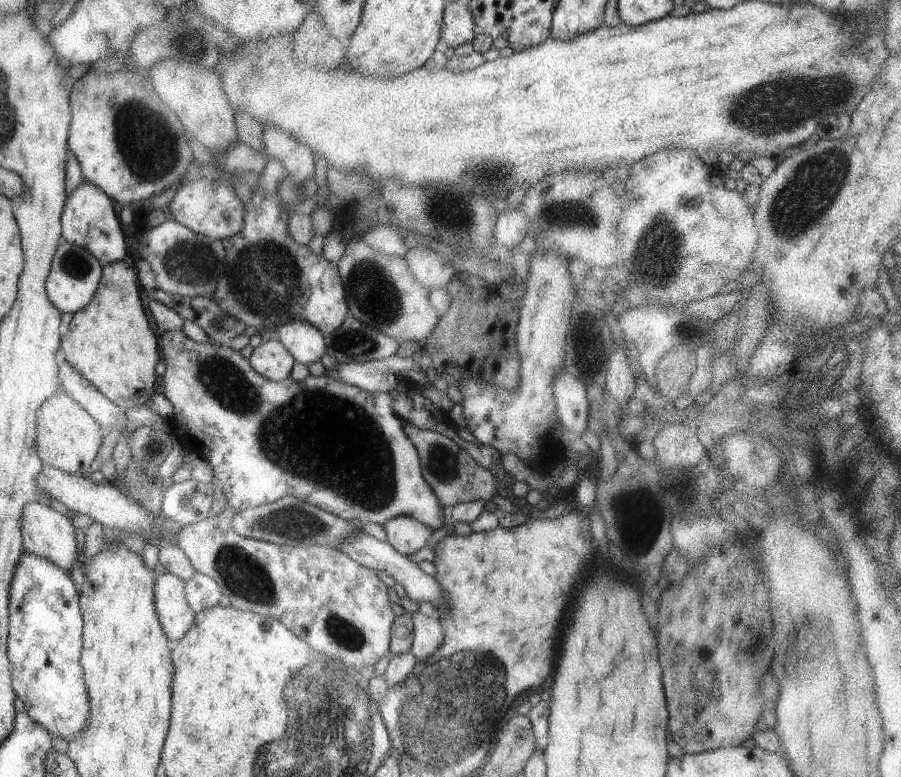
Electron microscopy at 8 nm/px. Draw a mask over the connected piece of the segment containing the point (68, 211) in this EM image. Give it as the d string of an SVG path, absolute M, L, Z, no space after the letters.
M84 180L67 196L61 217L61 238L62 241L88 250L104 267L126 258L126 238L121 225L117 205L98 186Z

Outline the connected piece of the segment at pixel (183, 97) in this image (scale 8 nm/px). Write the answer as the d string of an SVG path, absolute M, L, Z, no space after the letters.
M164 58L148 71L156 95L180 120L188 136L195 137L214 155L229 150L237 140L236 112L231 108L222 82L216 72L191 63Z

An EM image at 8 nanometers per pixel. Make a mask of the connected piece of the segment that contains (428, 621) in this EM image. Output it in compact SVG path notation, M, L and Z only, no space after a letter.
M420 610L412 614L414 624L411 652L417 660L426 660L444 642L444 630L436 616L428 616Z

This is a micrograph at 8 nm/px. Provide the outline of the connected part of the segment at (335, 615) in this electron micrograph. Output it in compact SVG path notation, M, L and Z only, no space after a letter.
M223 513L221 516L209 515L200 522L186 524L178 534L177 544L190 558L197 572L215 580L222 595L230 599L233 608L274 618L320 654L358 669L376 663L388 650L396 615L392 610L388 586L374 570L357 564L348 554L333 547L318 544L278 545L239 536L231 528L230 520L231 514Z

